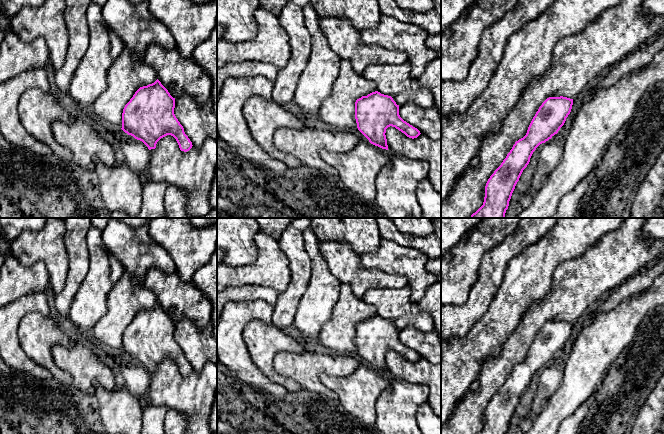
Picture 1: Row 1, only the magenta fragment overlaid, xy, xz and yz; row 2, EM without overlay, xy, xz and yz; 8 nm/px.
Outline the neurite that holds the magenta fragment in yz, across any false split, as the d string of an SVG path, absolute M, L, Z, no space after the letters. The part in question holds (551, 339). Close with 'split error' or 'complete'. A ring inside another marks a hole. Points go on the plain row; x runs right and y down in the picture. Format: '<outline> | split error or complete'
M549 321L539 331L526 359L515 366L485 410L483 429L478 434L507 434L517 406L536 372L551 363L564 349L573 323Z | complete

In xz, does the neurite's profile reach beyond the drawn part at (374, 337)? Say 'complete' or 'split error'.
complete

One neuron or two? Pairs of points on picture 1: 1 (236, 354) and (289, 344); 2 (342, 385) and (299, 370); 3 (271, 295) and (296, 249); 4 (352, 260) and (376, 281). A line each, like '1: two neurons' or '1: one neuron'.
1: two neurons
2: two neurons
3: two neurons
4: one neuron

